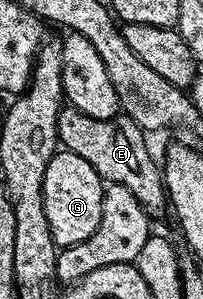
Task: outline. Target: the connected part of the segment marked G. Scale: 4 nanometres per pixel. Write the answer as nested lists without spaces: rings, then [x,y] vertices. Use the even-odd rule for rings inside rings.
[[[62,148],[48,160],[48,172],[44,172],[44,210],[52,240],[60,248],[80,244],[96,232],[100,224],[103,189],[104,180],[96,168],[83,157],[76,156],[76,152]]]

